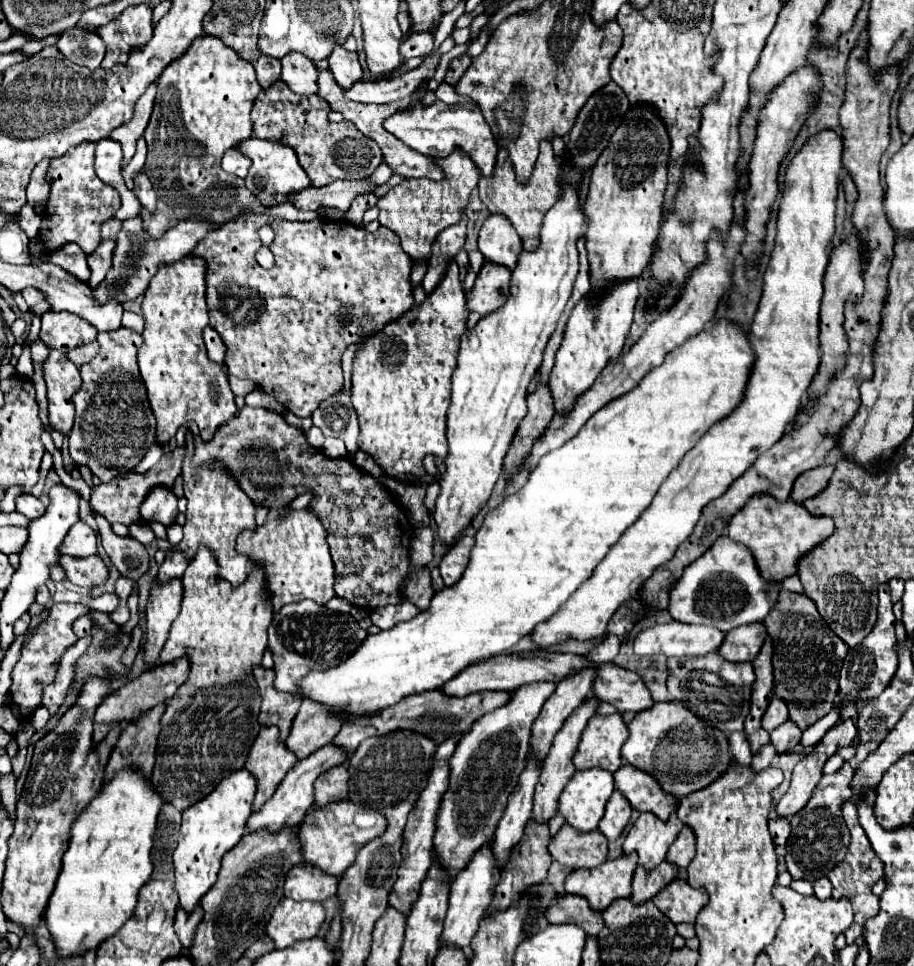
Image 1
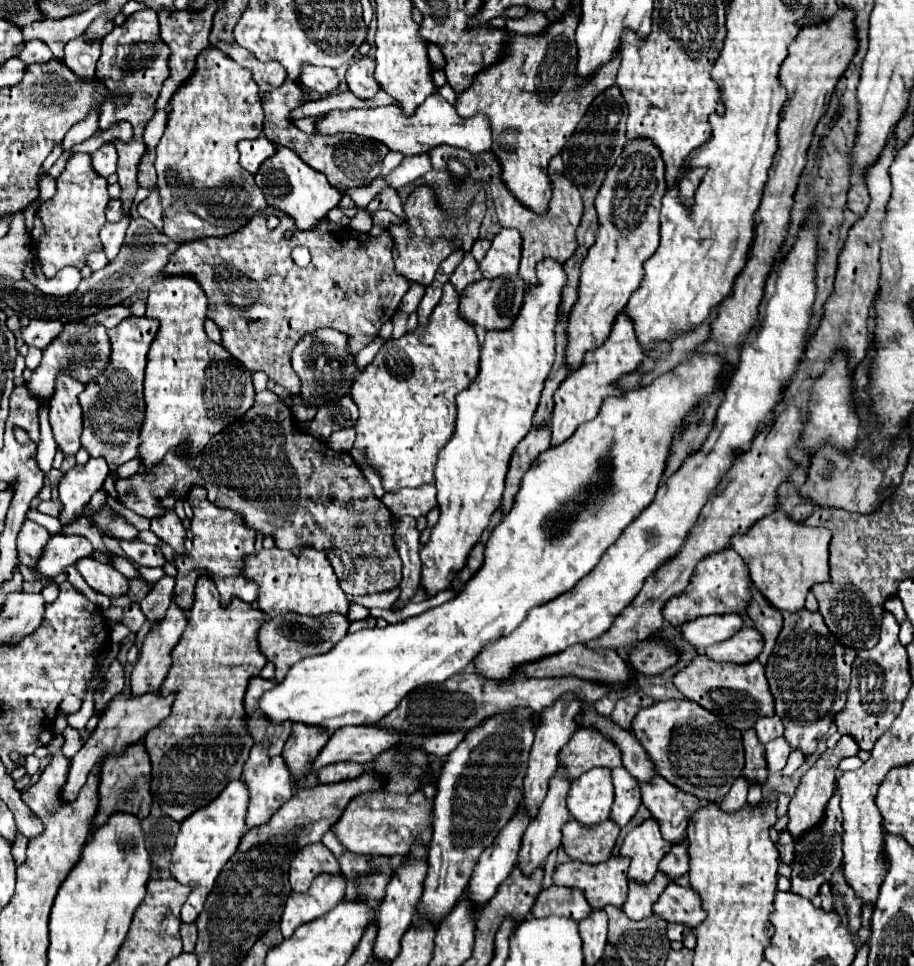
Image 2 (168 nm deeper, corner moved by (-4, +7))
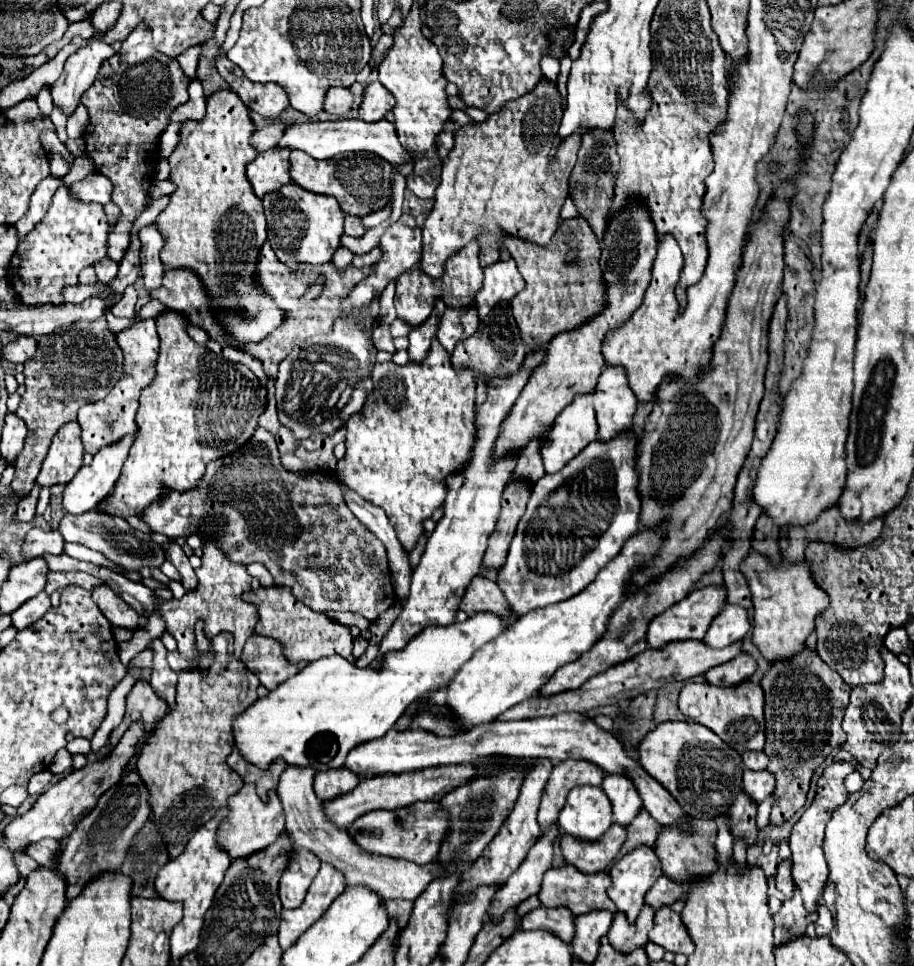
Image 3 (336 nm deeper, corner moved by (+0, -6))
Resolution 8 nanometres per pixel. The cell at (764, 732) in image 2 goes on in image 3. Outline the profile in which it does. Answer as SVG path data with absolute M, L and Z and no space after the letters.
M745 751L743 753L743 763L745 763L747 769L759 771L759 769L765 769L767 767L769 757L763 751Z

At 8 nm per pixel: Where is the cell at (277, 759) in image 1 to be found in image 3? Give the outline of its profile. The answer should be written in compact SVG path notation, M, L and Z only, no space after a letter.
M245 783L235 795L229 797L227 805L229 805L231 813L219 829L219 845L231 855L231 859L247 857L255 851L261 851L263 847L271 845L271 841L275 841L275 835L279 835L279 831L285 831L285 811L281 807L281 801L277 797L275 789L271 789L267 793L267 801L263 801L255 793L255 785Z

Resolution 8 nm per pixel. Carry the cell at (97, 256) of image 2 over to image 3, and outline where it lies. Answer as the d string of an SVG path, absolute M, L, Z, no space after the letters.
M101 259L99 263L95 263L93 265L95 267L95 273L97 273L97 279L101 281L101 283L109 283L115 275L117 275L117 263L115 261L111 261L111 259Z

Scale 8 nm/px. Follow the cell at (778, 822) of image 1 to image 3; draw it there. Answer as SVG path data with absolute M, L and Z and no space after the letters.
M781 861L779 867L777 867L777 889L785 895L785 897L791 897L791 891L795 889L795 883L793 883L793 877L791 877L791 861Z

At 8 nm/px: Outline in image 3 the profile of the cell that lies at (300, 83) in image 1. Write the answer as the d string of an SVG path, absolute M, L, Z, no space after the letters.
M331 87L325 93L325 101L323 101L323 109L331 115L337 117L345 117L347 111L353 105L353 97L349 93L349 89L339 89L339 87Z

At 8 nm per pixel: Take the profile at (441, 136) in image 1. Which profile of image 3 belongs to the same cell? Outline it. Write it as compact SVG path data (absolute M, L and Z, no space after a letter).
M335 119L335 121L289 125L285 129L283 139L277 145L289 147L289 149L301 149L301 151L309 153L315 159L329 159L329 157L333 157L337 153L343 153L343 151L367 151L367 153L383 157L393 167L413 161L409 151L397 141L393 123L389 123L385 119L375 121L375 123L367 123L367 121L361 121L361 119Z

